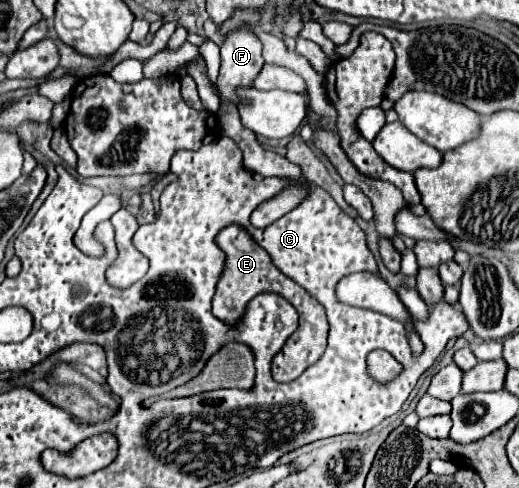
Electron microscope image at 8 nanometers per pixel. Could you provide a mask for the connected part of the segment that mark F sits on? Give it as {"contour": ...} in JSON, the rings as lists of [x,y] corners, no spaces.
{"contour":[[[242,27],[226,37],[220,46],[220,58],[220,75],[216,81],[220,101],[240,107],[242,99],[236,95],[236,89],[252,87],[258,77],[264,65],[262,45],[248,27]]]}

